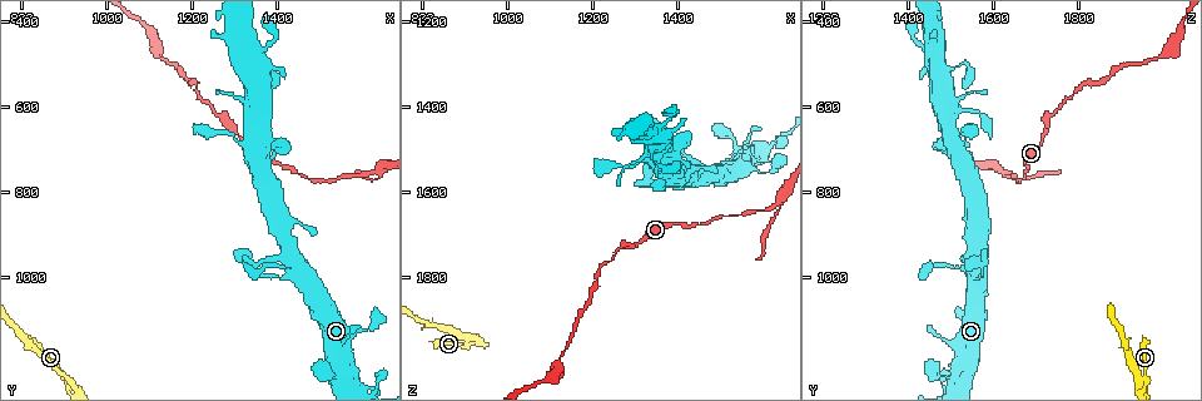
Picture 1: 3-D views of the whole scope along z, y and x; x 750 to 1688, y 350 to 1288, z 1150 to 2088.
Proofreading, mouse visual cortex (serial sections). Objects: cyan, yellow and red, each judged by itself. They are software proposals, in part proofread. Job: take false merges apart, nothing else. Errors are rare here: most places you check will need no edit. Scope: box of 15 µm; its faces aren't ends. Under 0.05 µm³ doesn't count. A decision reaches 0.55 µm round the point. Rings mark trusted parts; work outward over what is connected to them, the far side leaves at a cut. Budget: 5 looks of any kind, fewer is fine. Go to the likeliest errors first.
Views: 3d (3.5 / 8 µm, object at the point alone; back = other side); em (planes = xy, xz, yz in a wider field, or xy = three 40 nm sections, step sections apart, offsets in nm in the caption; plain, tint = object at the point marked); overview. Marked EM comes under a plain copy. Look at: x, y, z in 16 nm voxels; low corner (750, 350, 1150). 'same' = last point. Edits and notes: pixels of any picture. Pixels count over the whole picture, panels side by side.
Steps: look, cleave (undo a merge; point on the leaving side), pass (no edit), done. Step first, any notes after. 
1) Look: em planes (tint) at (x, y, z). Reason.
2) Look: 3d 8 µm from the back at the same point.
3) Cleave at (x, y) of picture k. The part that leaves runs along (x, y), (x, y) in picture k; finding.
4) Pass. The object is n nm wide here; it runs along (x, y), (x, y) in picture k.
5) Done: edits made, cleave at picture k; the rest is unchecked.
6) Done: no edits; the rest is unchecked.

Look: 3d 3.5 µm at (1635, 755, 1630). Three arms meet.

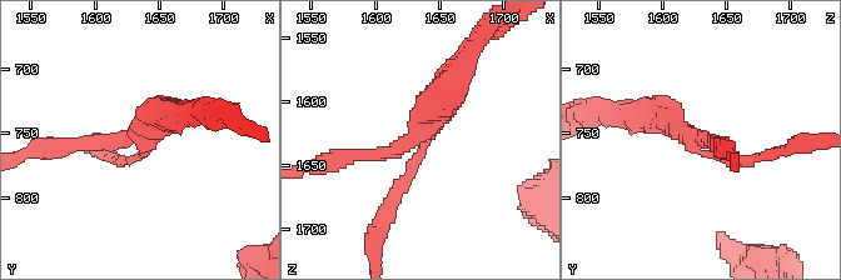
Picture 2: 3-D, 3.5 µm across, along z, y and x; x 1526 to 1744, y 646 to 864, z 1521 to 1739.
Look: em xy step 3 (tint) at (1634, 754, 1624). 3 arms meet here; the arms are 150, 150, 400 nm wide; now the EM.

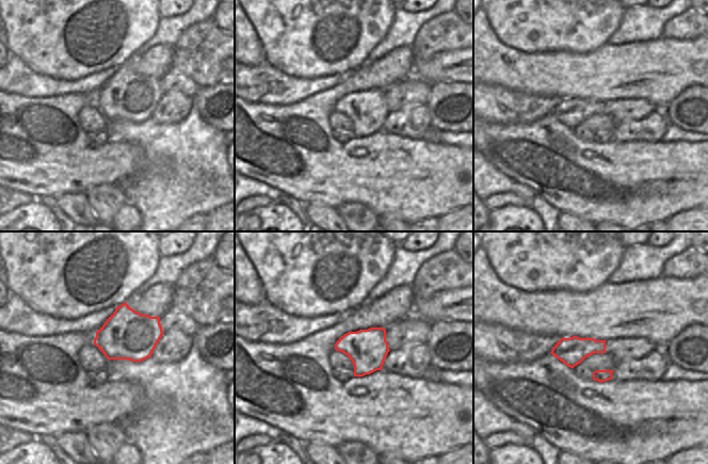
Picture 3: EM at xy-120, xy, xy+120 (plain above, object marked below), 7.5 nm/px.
Pass. One cell here.

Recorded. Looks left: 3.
Look: 3d 3.5 µm at (1505, 1205, 1455). Abrupt turn.

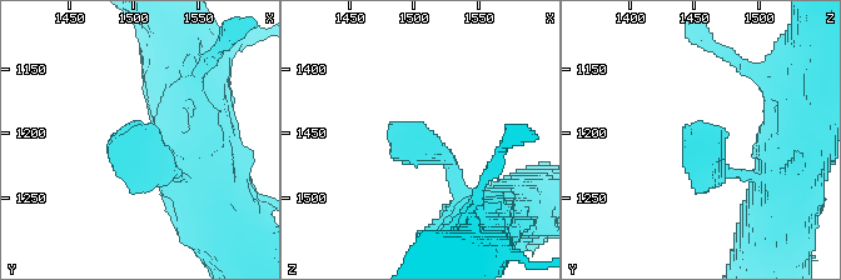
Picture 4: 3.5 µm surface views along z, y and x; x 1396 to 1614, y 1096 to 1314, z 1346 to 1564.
Look: em xy step 2 (tint) at (1508, 1204, 1458).

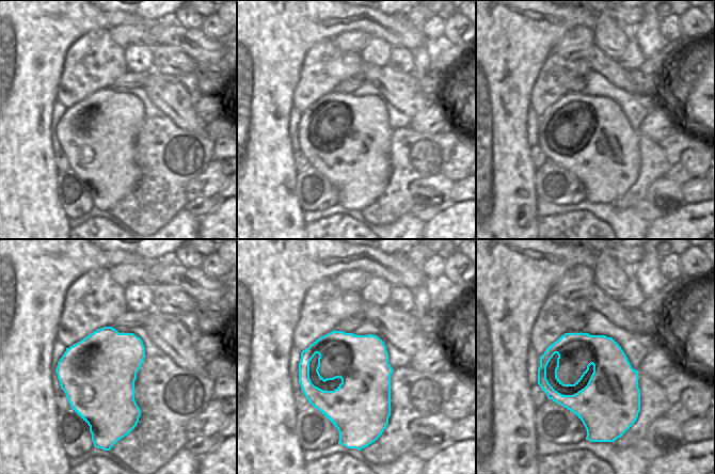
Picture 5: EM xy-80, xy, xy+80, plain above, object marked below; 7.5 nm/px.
Pass. It runs along (462, 195), (427, 144), (392, 148) in picture 4; one cell here.

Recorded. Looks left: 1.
Done: no edits; the rest is unchecked.

